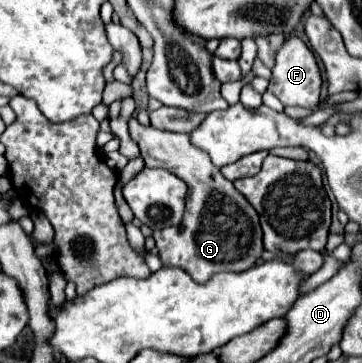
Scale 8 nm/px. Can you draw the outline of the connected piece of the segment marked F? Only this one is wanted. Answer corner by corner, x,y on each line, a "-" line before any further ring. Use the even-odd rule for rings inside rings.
297,35
285,37
283,45
275,55
275,67
271,69
271,81
267,91
273,93
283,105
301,105
315,109
321,103
321,85
323,79
313,51

